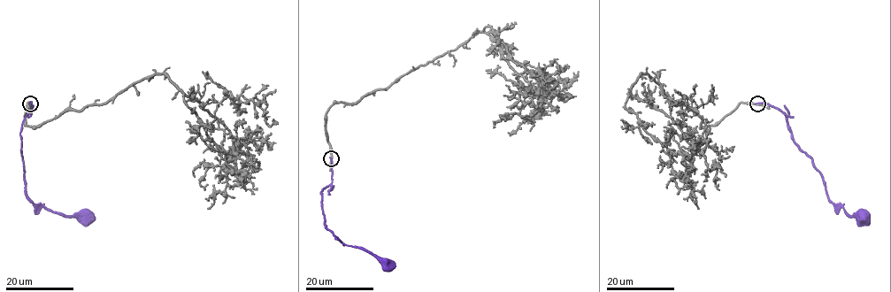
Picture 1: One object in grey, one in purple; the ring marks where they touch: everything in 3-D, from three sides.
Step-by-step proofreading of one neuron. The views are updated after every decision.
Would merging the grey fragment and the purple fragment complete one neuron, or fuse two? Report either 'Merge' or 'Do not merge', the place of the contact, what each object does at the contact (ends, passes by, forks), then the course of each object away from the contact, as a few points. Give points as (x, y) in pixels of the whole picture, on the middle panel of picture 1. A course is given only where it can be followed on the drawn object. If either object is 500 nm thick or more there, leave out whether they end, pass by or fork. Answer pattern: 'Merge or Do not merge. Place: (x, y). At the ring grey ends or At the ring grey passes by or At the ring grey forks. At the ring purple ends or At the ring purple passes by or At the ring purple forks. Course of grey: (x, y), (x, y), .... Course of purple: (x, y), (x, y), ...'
Do not merge. Place: (331, 158). At the ring grey passes by. At the ring purple ends. Course of grey: (331, 158), (334, 103), (384, 89), (478, 33), (533, 88), (536, 111), (500, 117), (508, 119). Course of purple: (331, 158), (332, 182), (320, 193), (327, 228), (346, 244), (368, 250), (385, 264)

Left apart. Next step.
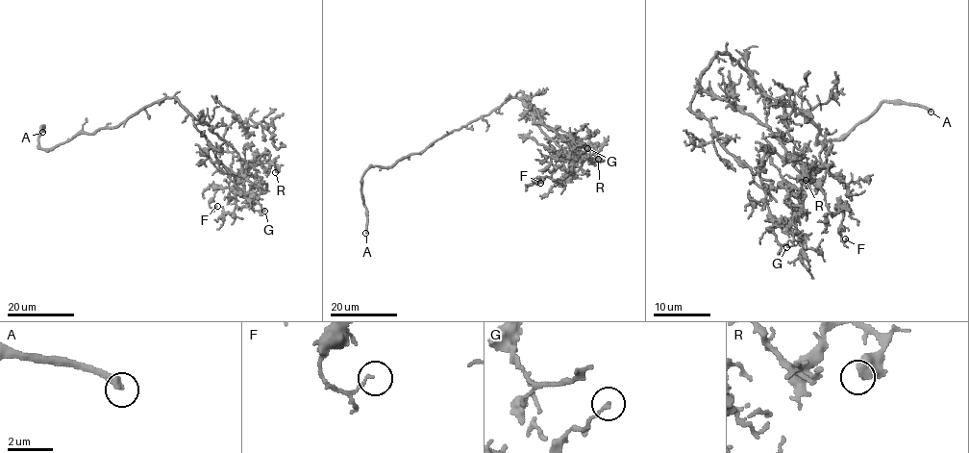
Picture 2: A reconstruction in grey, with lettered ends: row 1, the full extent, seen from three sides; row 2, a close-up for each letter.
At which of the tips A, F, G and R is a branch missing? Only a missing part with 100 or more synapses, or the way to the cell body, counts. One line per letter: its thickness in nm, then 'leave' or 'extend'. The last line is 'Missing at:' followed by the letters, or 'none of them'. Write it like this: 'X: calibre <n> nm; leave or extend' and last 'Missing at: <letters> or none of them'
A: calibre 360 nm; extend
F: calibre 130 nm; leave
G: calibre 170 nm; leave
R: calibre 550 nm; leave
Missing at: A

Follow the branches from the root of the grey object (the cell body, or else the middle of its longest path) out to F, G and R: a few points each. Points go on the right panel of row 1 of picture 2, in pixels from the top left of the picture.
F: (726, 55), (708, 64), (700, 88), (770, 129), (792, 165), (822, 191), (828, 210), (842, 206), (845, 239)
G: (726, 55), (718, 53), (700, 78), (691, 111), (750, 168), (768, 213), (789, 221), (795, 233), (786, 247)
R: (726, 55), (718, 53), (708, 64), (700, 88), (764, 123), (803, 164), (804, 177), (812, 165), (806, 180)

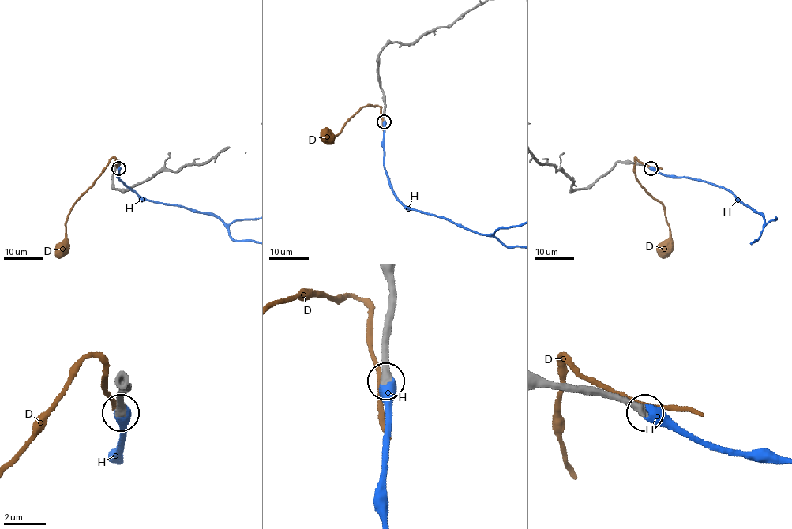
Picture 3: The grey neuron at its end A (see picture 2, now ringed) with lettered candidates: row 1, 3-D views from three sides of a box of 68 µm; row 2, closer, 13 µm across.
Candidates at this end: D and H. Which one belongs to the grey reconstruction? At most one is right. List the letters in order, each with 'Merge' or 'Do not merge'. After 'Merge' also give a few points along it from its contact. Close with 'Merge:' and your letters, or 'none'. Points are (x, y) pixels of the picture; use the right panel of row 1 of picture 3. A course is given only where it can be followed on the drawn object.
D: Do not merge
H: Merge
Merge: H

